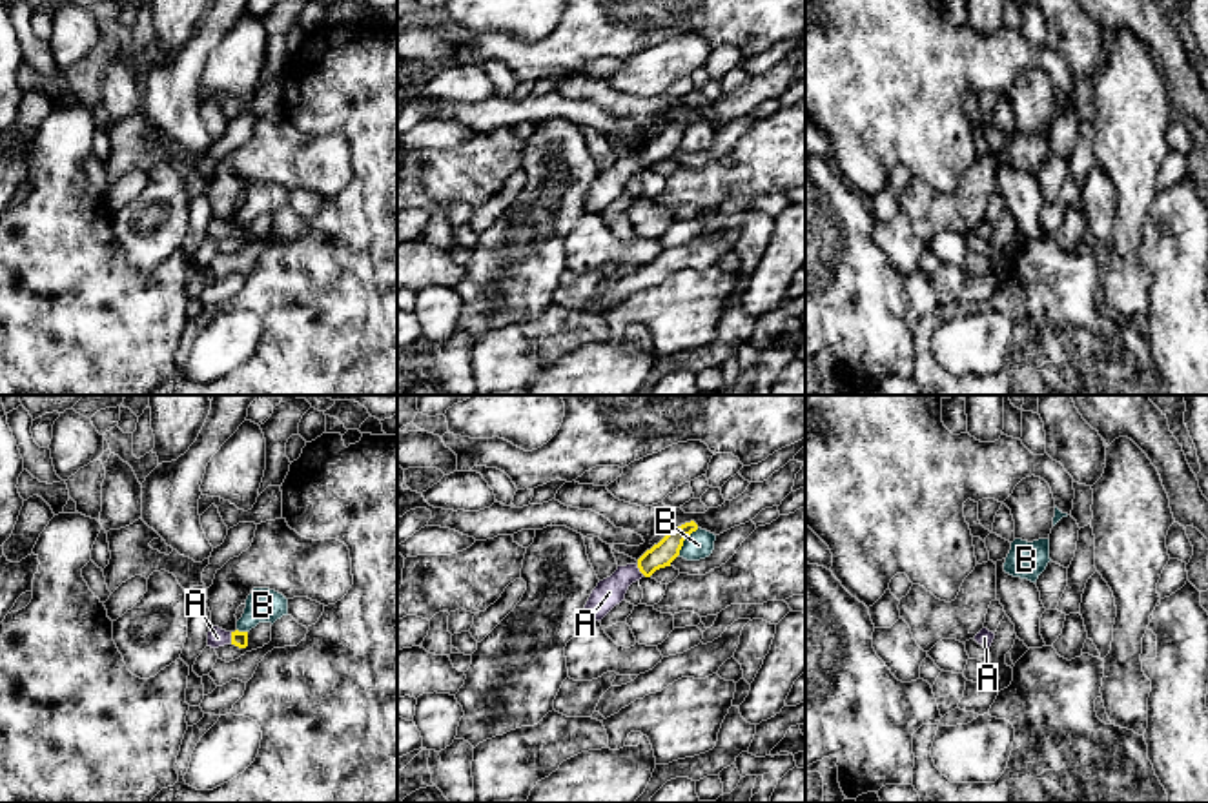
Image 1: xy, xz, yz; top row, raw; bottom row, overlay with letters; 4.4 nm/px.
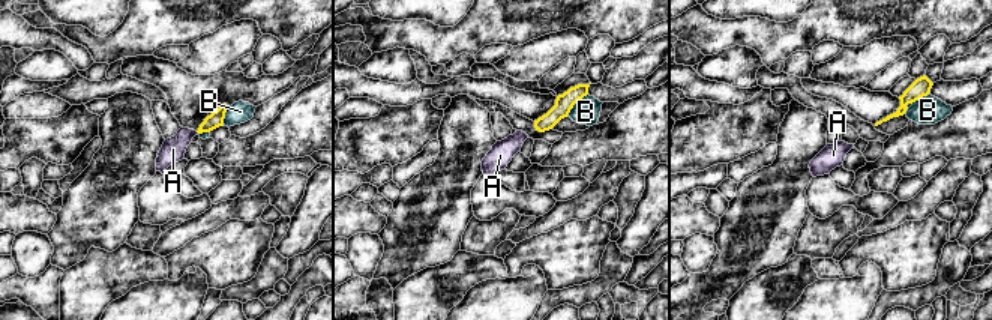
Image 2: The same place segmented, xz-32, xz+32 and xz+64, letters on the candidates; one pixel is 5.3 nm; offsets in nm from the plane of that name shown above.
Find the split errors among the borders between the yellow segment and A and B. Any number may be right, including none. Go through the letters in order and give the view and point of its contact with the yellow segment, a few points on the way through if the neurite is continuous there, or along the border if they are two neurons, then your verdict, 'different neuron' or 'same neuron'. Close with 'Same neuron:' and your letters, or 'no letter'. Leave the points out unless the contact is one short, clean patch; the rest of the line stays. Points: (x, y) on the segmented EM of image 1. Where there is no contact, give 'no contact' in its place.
A: contact xy (232, 638); way xy (239, 640), (232, 638), (217, 638); same neuron
B: contact xz (684, 539); different neuron
Same neuron: A

